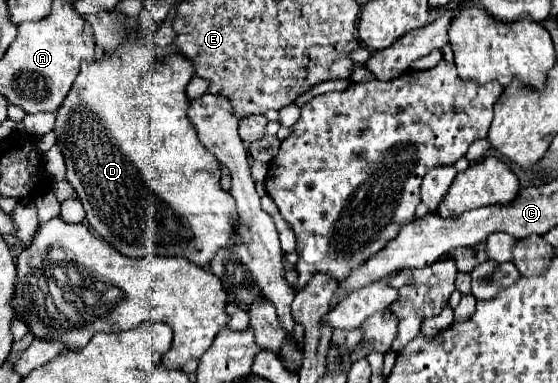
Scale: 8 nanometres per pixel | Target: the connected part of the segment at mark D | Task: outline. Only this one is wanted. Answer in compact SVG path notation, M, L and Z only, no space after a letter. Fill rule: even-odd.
M168 17L160 25L156 35L142 37L142 39L136 39L136 41L126 39L126 41L122 41L122 45L118 45L114 51L104 53L100 59L96 59L92 63L82 61L82 69L80 69L70 93L62 101L60 109L56 111L54 133L56 133L56 145L62 149L62 155L64 155L64 161L66 161L66 169L68 169L66 171L66 181L74 187L78 199L82 201L88 225L104 241L108 241L116 251L120 251L122 255L128 255L128 257L146 257L146 255L184 257L184 259L204 267L206 263L210 263L210 259L214 257L214 253L218 249L226 247L228 241L234 241L234 199L232 199L232 195L228 195L228 191L224 191L220 187L220 163L216 161L214 153L206 151L206 147L200 143L198 133L196 133L192 121L188 119L190 99L186 97L186 85L196 71L194 71L194 65L182 53L178 53L174 49L166 49L166 47L172 45L174 39L176 39L176 31L172 29L172 17ZM100 131L106 135L108 145L112 145L112 147L100 147Z

